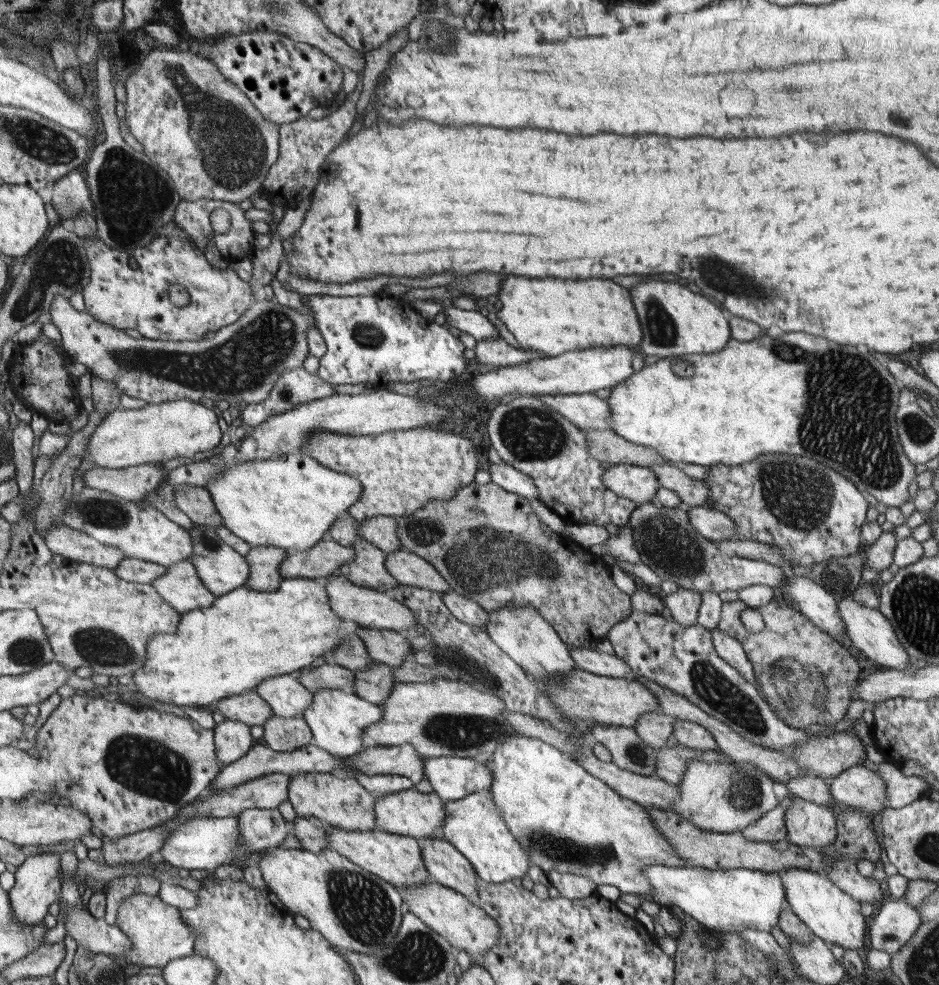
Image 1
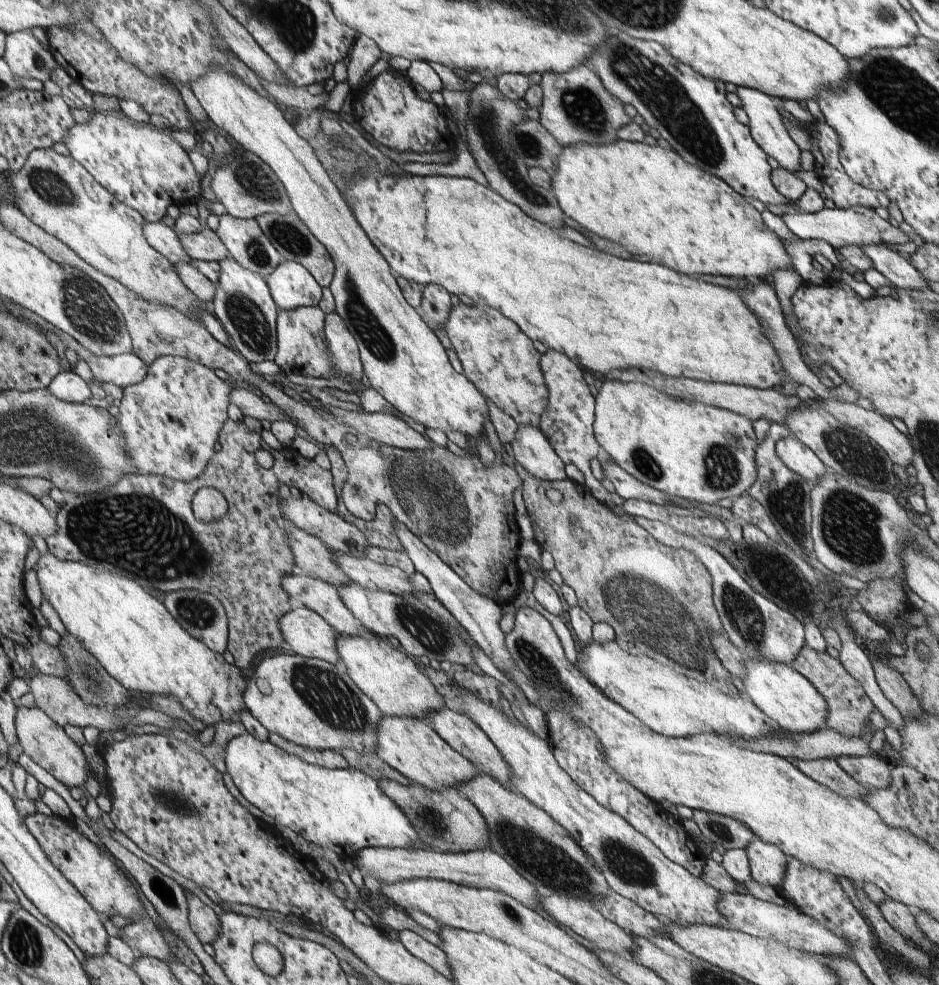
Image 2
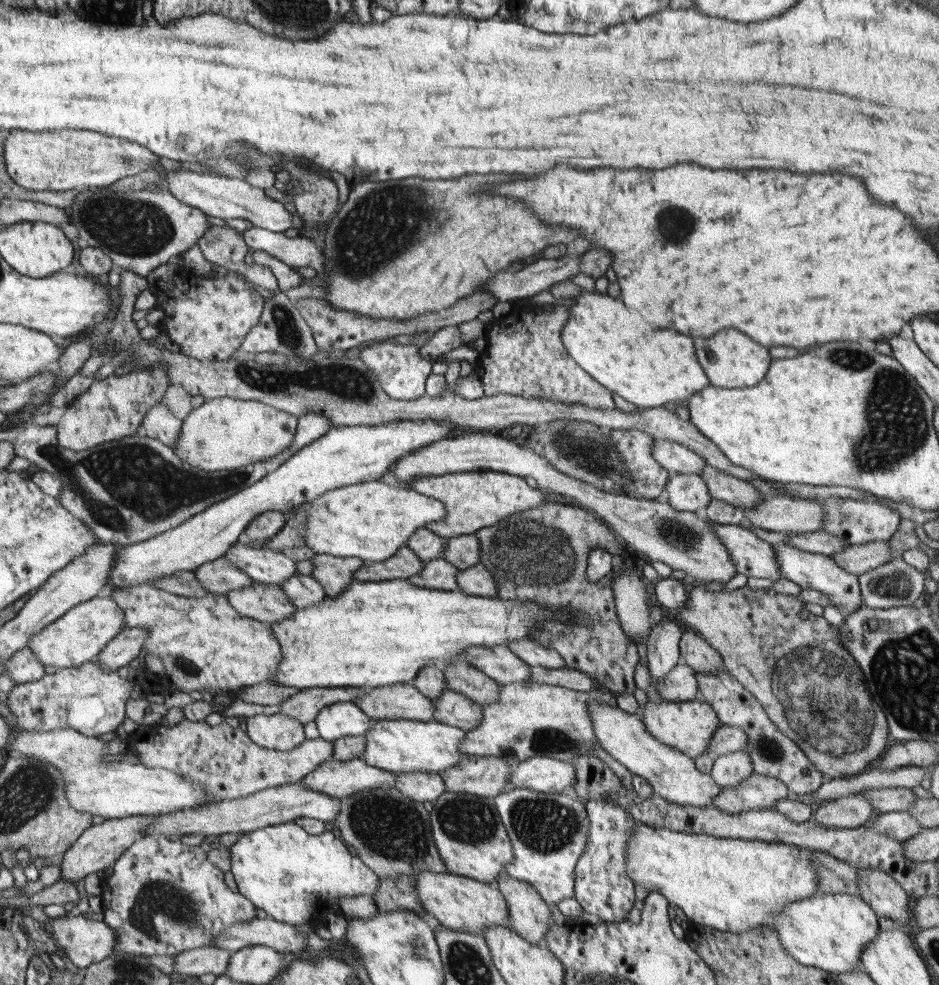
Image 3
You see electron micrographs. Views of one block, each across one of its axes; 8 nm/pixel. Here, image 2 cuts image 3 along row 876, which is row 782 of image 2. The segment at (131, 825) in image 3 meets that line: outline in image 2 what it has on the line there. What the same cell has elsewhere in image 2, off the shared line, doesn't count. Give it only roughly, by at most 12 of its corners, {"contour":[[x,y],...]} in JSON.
{"contour":[[17,706],[23,752],[71,790],[93,774],[41,708]]}

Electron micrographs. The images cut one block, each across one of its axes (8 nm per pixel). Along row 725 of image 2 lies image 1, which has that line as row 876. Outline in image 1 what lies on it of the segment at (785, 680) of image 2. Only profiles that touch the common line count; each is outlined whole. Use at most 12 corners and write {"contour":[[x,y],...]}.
{"contour":[[775,872],[785,902],[829,946],[863,950],[859,902],[825,874]]}

